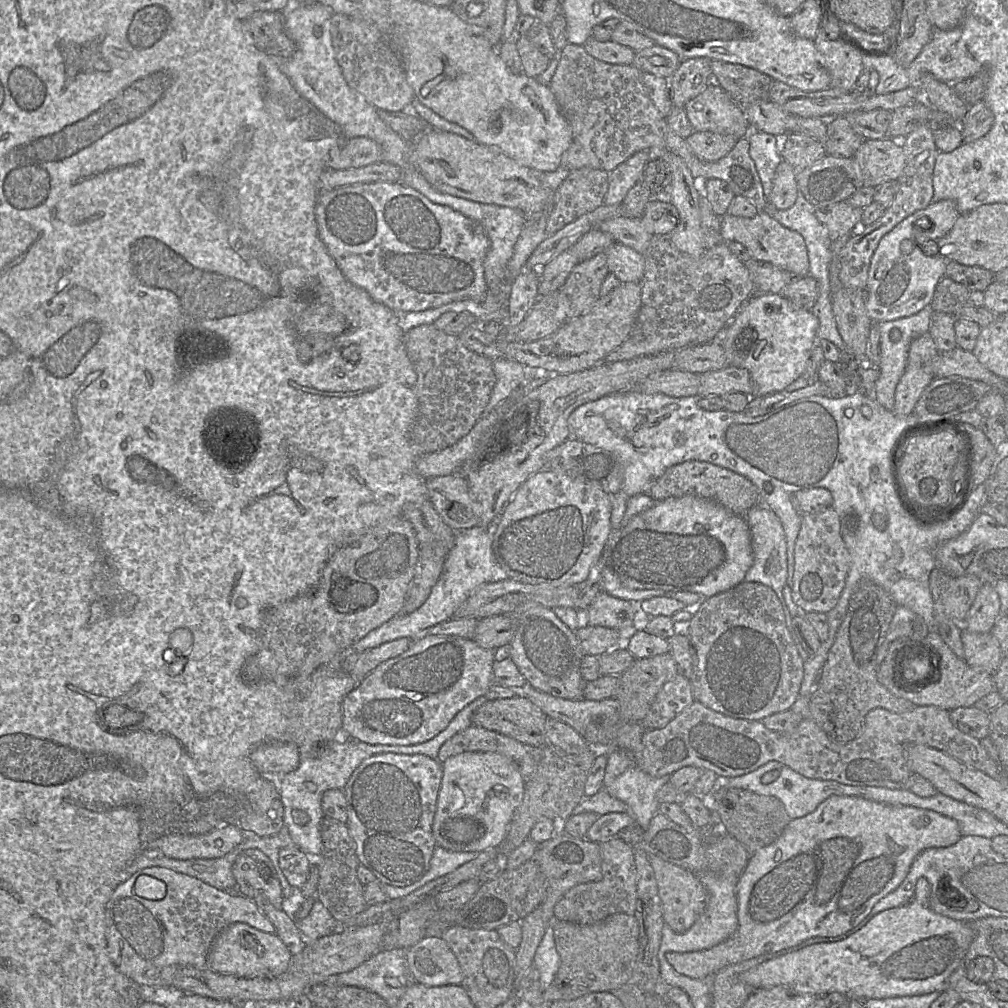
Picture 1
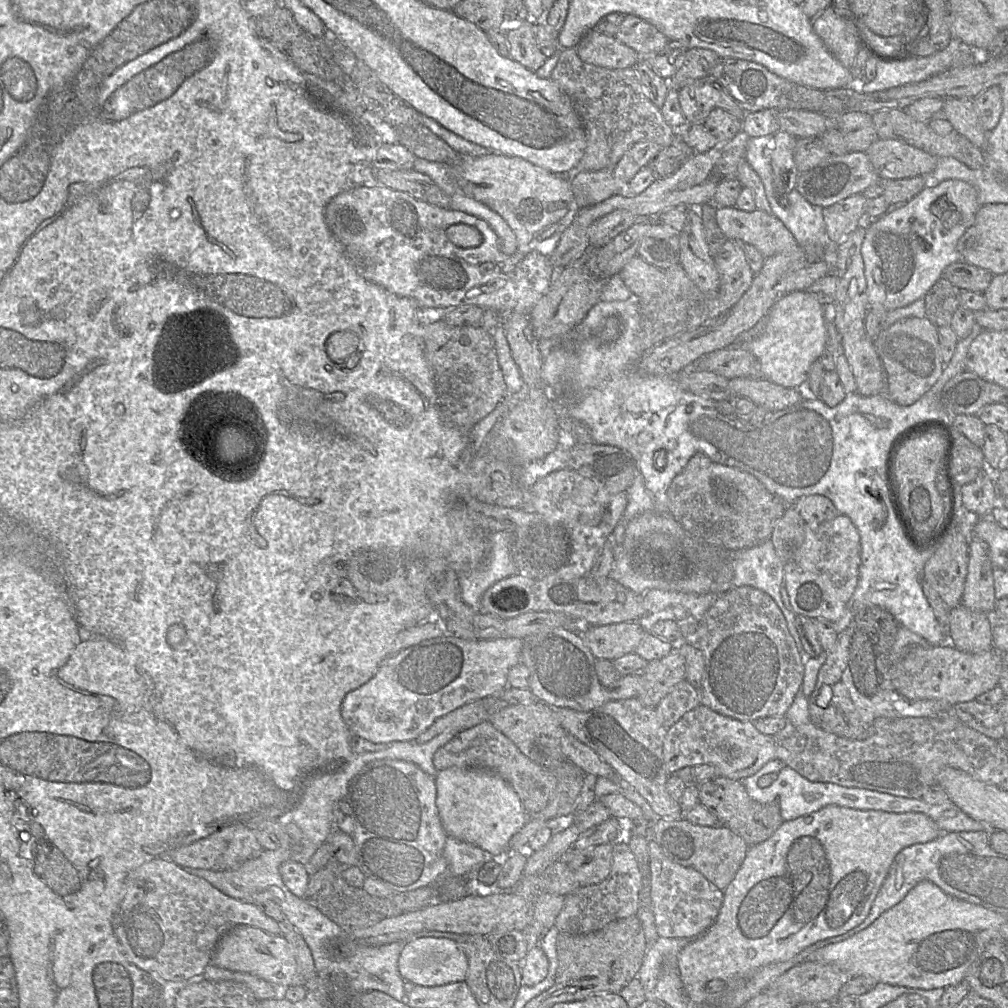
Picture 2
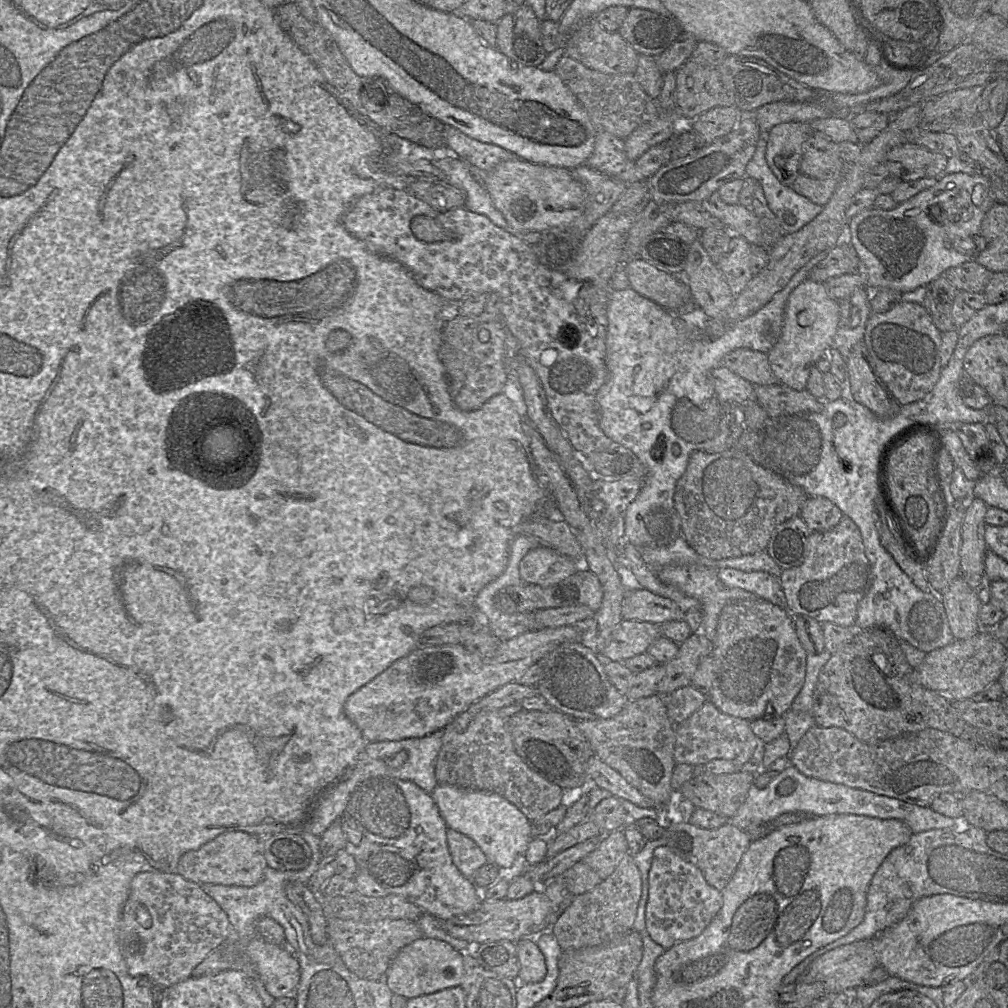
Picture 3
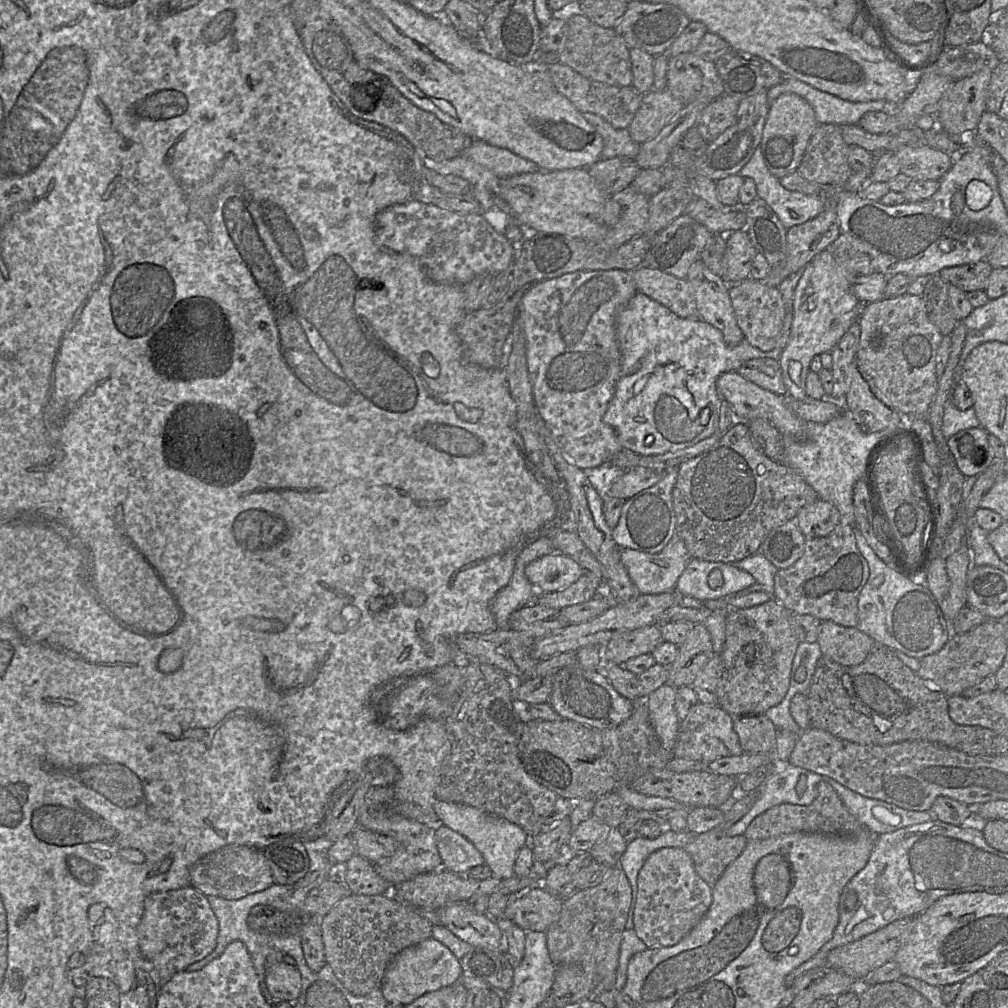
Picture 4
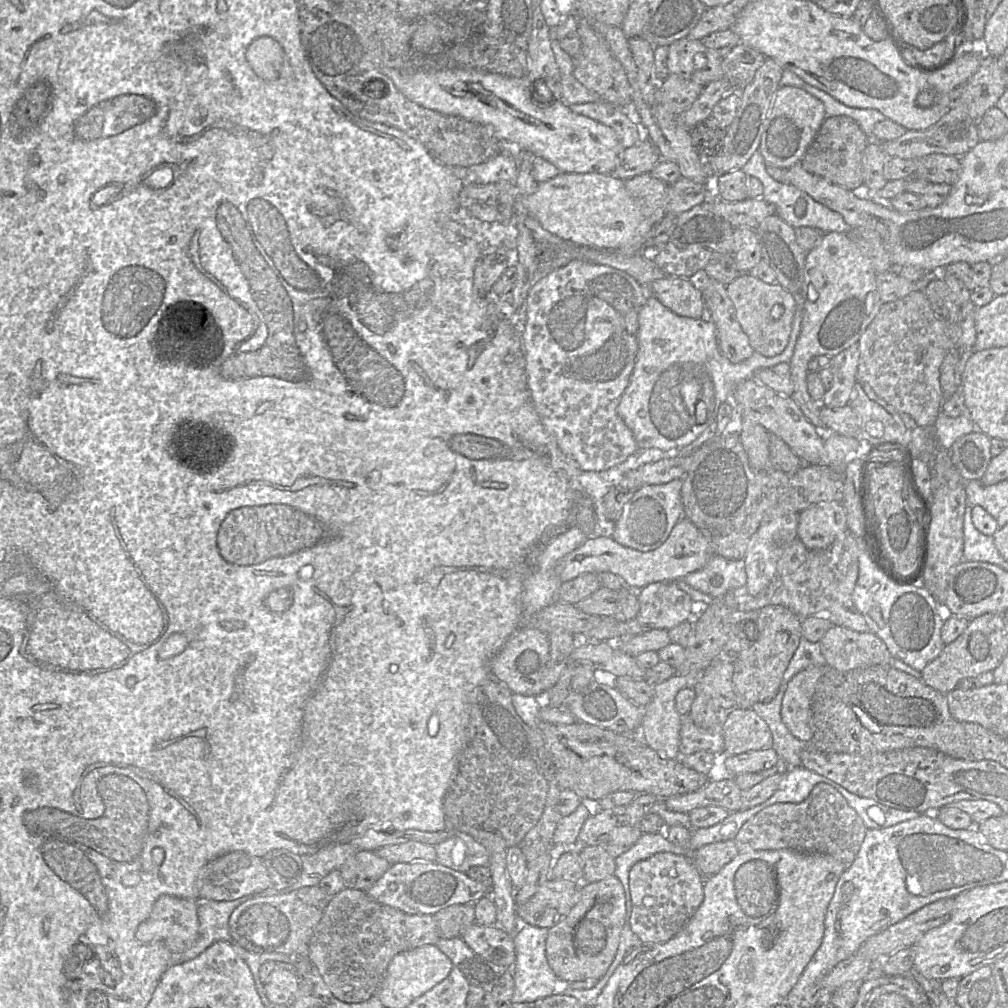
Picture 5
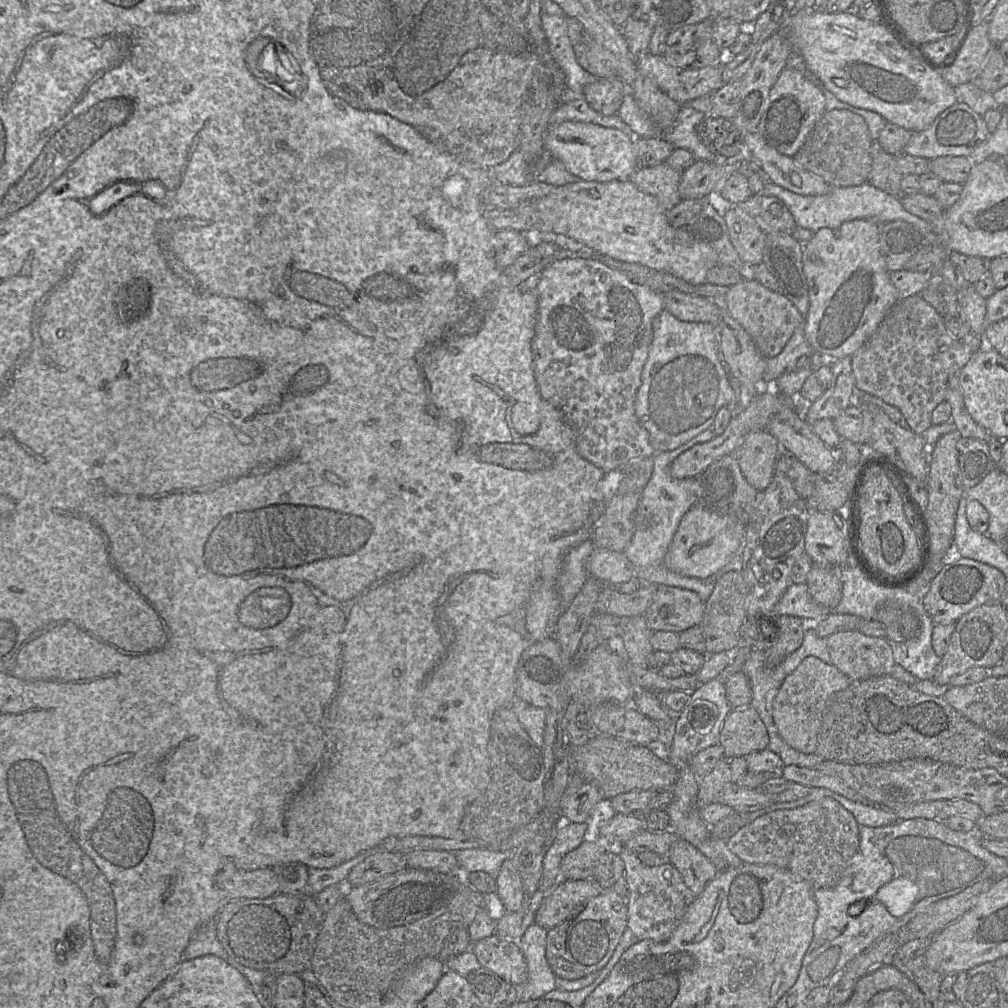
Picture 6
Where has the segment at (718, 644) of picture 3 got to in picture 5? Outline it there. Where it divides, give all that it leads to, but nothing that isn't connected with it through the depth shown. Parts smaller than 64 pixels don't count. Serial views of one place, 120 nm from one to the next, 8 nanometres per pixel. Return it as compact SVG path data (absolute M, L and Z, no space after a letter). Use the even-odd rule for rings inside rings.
M769 604L759 609L755 630L742 622L744 639L740 640L738 655L733 661L736 707L751 708L755 703L768 703L776 696L783 674L802 637L801 619L786 606Z

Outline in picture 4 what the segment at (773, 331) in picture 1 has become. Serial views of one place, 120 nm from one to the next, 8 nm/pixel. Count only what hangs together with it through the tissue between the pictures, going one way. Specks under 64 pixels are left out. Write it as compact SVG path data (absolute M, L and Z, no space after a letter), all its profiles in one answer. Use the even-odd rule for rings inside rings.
M829 249L818 253L805 267L796 286L793 297L793 320L787 346L783 349L778 362L782 369L783 382L790 399L801 401L807 397L806 378L810 371L810 364L814 356L831 352L852 324L858 322L864 304L851 292L853 279L859 275L852 275L835 261Z

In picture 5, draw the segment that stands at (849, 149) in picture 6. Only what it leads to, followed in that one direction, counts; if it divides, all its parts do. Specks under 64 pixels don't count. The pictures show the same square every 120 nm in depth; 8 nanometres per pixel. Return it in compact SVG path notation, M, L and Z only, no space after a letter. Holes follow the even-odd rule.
M848 116L825 118L799 164L805 171L847 190L864 188L862 158L870 140L858 123Z

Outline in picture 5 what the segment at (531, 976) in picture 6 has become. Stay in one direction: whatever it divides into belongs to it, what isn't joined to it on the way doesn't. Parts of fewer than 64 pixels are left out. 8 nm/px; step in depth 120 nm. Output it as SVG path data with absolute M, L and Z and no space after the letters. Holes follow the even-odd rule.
M525 924L522 930L514 934L516 961L513 966L514 994L512 1003L534 1002L536 1000L554 995L560 987L560 981L548 964L546 957L547 928L540 928Z

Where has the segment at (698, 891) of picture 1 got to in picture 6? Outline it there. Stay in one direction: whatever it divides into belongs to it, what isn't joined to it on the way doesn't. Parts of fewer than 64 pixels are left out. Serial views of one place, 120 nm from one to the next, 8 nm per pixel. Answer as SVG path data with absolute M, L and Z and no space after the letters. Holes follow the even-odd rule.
M624 846L619 849L619 856L625 865L625 878L629 888L628 928L638 940L664 942L671 936L695 895L686 886L679 871L668 861L658 866L645 866L638 855Z

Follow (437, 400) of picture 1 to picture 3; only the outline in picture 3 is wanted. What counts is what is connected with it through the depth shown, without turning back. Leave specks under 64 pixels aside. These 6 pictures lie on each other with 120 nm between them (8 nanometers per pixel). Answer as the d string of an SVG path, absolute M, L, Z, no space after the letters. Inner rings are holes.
M457 314L450 321L443 323L439 357L446 371L451 398L458 409L477 410L490 398L504 391L507 381L508 334L511 333L507 331L501 316Z

